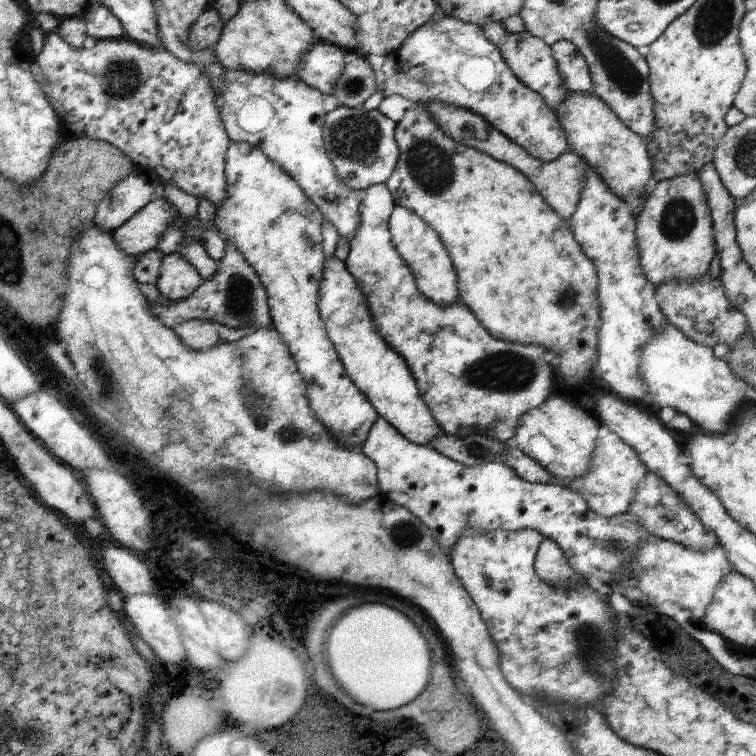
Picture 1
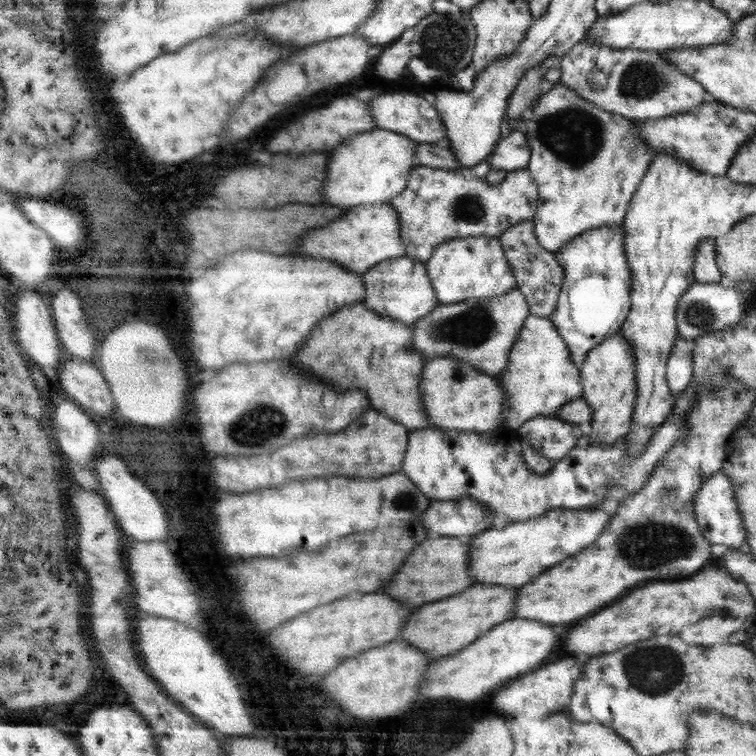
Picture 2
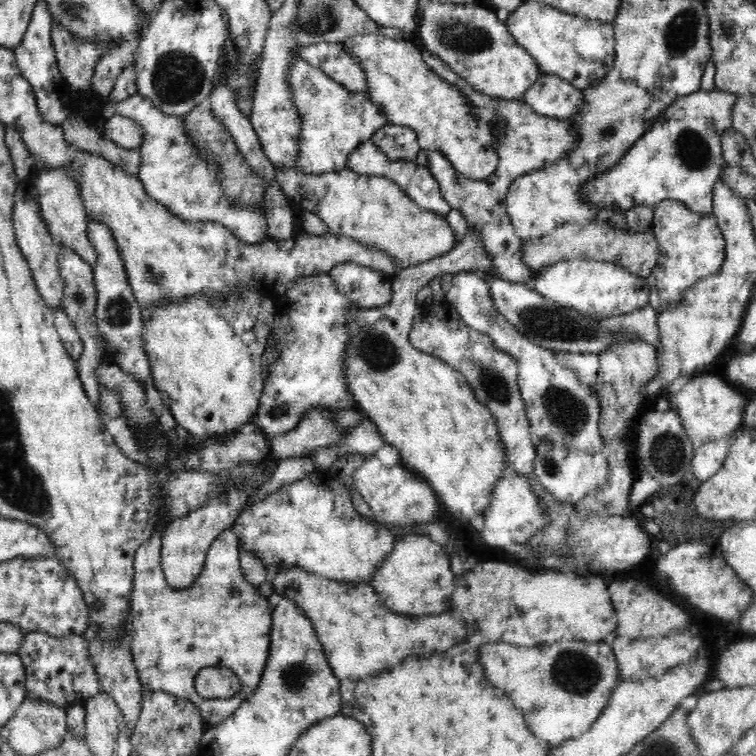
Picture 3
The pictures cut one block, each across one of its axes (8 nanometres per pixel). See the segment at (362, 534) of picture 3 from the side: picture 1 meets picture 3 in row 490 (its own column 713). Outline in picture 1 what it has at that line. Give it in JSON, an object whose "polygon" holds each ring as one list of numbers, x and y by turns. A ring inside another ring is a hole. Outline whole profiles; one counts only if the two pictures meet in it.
{"polygon":[[709,272,694,279,684,281,671,279,670,281,662,282,660,285,654,287,654,299,661,314,666,318,666,322,677,328,681,334,684,334,695,344,710,349,713,348,715,344,725,345,729,352,732,346,747,333,748,324,746,323,745,316,725,298,721,281,719,278,713,278]]}

